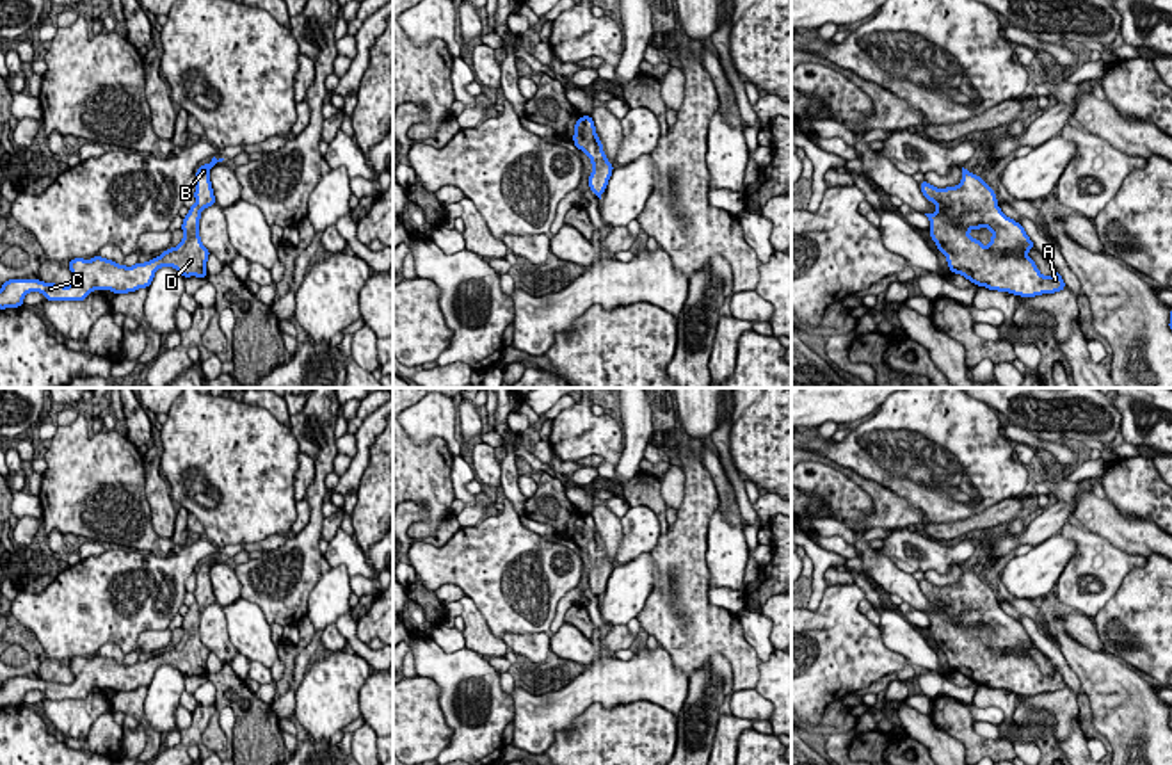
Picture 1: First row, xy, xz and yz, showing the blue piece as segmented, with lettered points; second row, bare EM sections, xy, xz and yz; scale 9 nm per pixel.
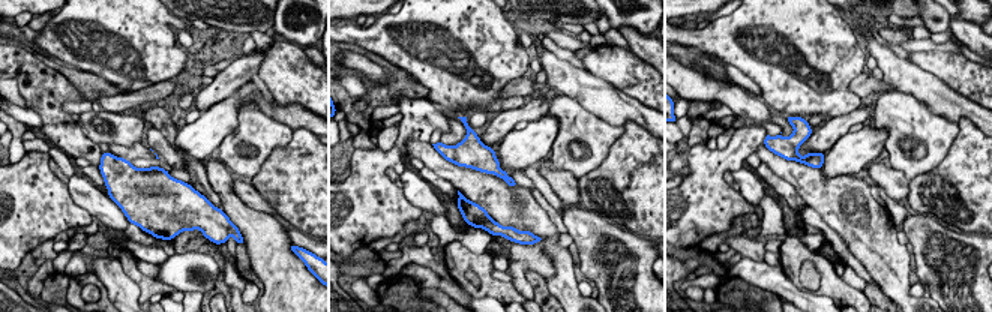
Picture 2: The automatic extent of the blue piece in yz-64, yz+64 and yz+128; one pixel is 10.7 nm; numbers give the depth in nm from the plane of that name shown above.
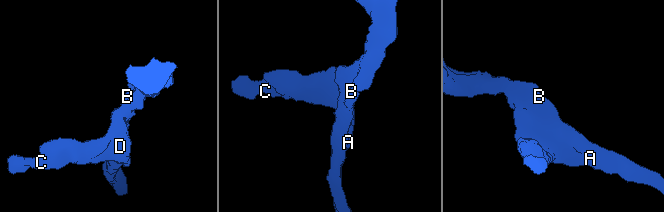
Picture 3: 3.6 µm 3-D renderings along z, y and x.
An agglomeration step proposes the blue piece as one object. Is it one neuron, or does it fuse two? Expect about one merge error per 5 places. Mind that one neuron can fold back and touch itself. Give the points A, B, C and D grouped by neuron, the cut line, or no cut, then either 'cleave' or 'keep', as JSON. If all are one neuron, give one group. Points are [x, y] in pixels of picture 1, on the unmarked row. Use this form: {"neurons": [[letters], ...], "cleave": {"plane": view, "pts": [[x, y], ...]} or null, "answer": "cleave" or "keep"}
{"neurons": [["A", "B", "C", "D"]], "cleave": null, "answer": "keep"}

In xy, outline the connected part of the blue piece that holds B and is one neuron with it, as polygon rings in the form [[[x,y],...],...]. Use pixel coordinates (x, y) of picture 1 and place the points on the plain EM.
[[[212,557],[210,562],[196,569],[196,601],[183,616],[183,637],[176,646],[164,649],[160,655],[132,665],[117,664],[112,658],[96,653],[92,658],[75,656],[68,660],[75,680],[69,685],[44,681],[41,678],[9,678],[0,687],[0,708],[20,706],[30,690],[41,690],[46,699],[85,699],[92,688],[110,688],[128,692],[139,687],[149,687],[155,671],[162,665],[176,667],[183,676],[206,676],[206,660],[210,649],[201,642],[199,617],[201,610],[217,603],[210,568],[224,557]]]

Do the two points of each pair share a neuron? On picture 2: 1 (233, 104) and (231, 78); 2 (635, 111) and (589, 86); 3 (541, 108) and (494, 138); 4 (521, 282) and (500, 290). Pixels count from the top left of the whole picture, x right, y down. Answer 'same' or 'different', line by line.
1: different
2: same
3: same
4: different

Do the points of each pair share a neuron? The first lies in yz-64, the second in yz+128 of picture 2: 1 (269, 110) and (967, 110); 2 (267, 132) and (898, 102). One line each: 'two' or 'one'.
1: one
2: one

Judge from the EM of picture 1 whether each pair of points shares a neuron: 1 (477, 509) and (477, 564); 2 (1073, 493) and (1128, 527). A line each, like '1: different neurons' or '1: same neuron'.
1: different neurons
2: same neuron

